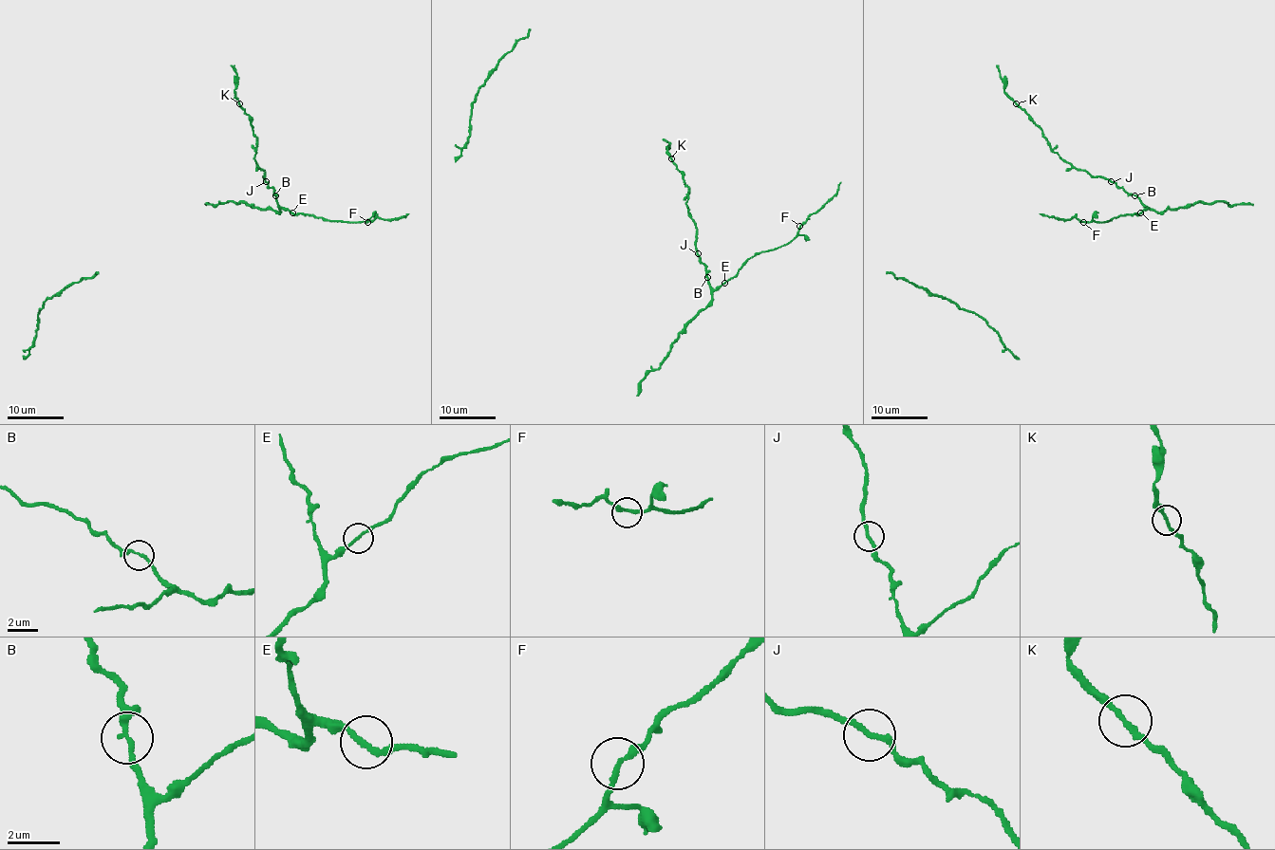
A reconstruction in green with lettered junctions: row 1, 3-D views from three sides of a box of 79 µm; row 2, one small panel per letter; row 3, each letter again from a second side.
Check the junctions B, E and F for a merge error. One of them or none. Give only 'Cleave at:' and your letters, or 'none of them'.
Cleave at: none of them

